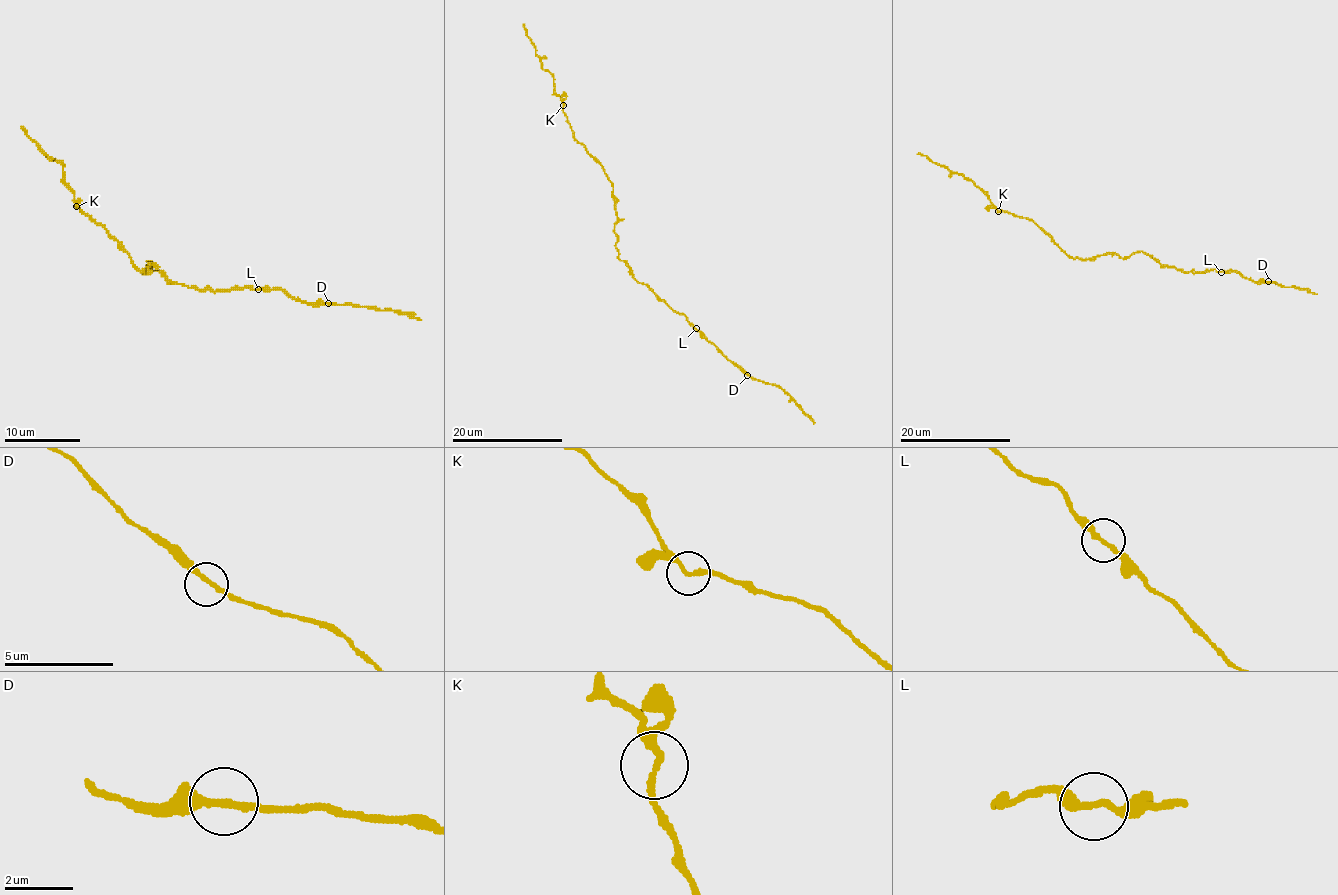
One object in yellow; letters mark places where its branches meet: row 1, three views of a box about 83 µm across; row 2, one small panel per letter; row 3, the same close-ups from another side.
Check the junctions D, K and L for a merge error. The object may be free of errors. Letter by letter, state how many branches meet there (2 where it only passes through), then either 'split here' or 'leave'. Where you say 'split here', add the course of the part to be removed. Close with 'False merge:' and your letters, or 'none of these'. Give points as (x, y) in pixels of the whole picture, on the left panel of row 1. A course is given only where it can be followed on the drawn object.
D: 2 | leave
K: 2 | leave
L: 2 | leave
False merge: none of these

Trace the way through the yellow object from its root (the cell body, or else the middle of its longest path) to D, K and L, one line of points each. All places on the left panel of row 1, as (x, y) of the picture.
D: (150, 263), (171, 282), (197, 289), (230, 291), (250, 286), (254, 289), (284, 289), (307, 303), (328, 303)
K: (150, 263), (148, 270), (146, 267), (150, 265), (144, 272), (140, 270), (121, 246), (76, 206)
L: (150, 263), (154, 270), (159, 270), (171, 282), (197, 289), (230, 291), (248, 286), (258, 289)

